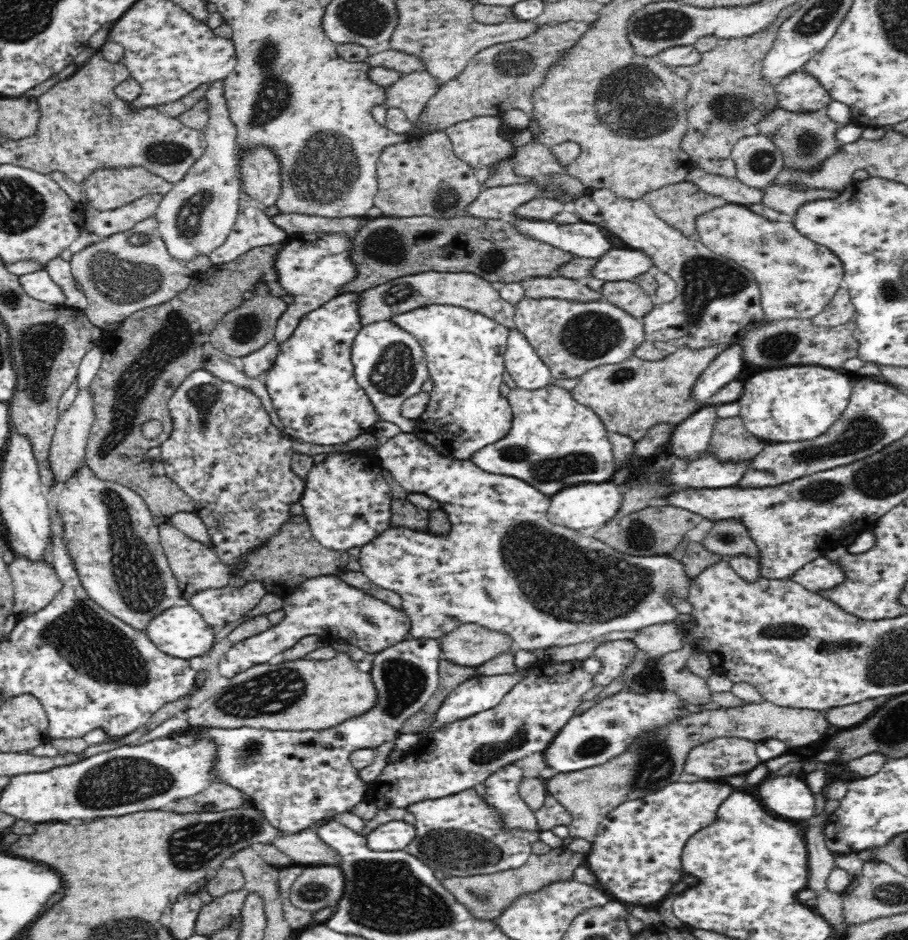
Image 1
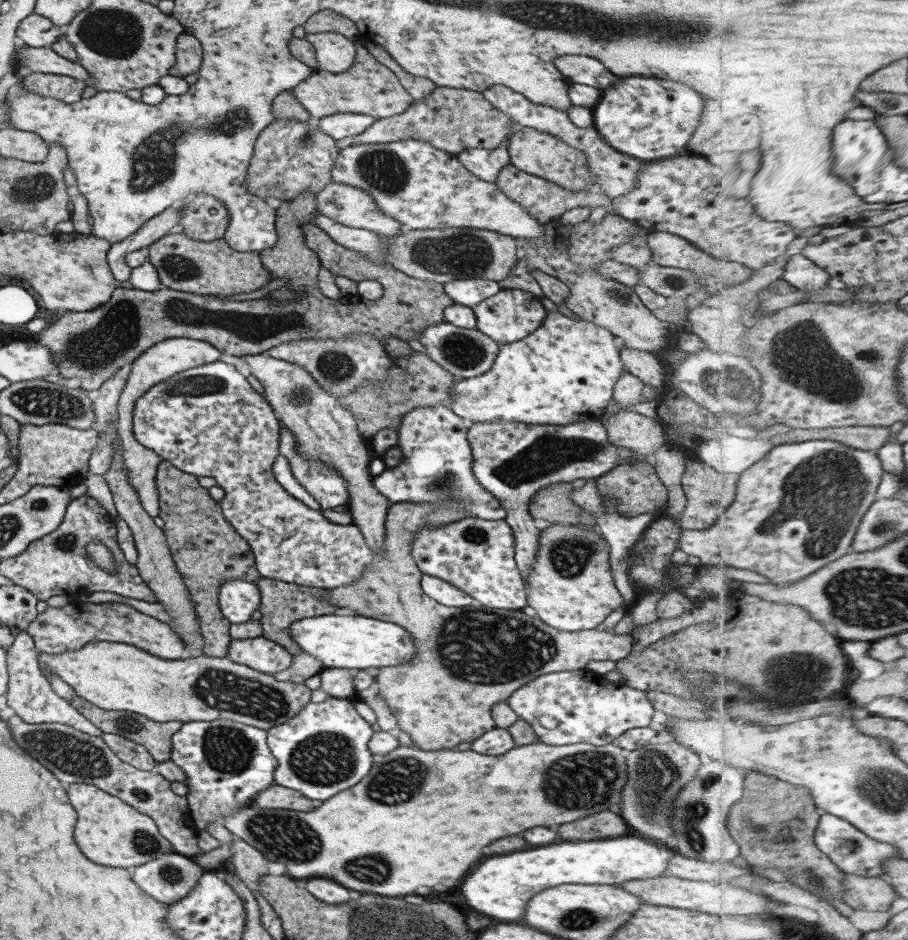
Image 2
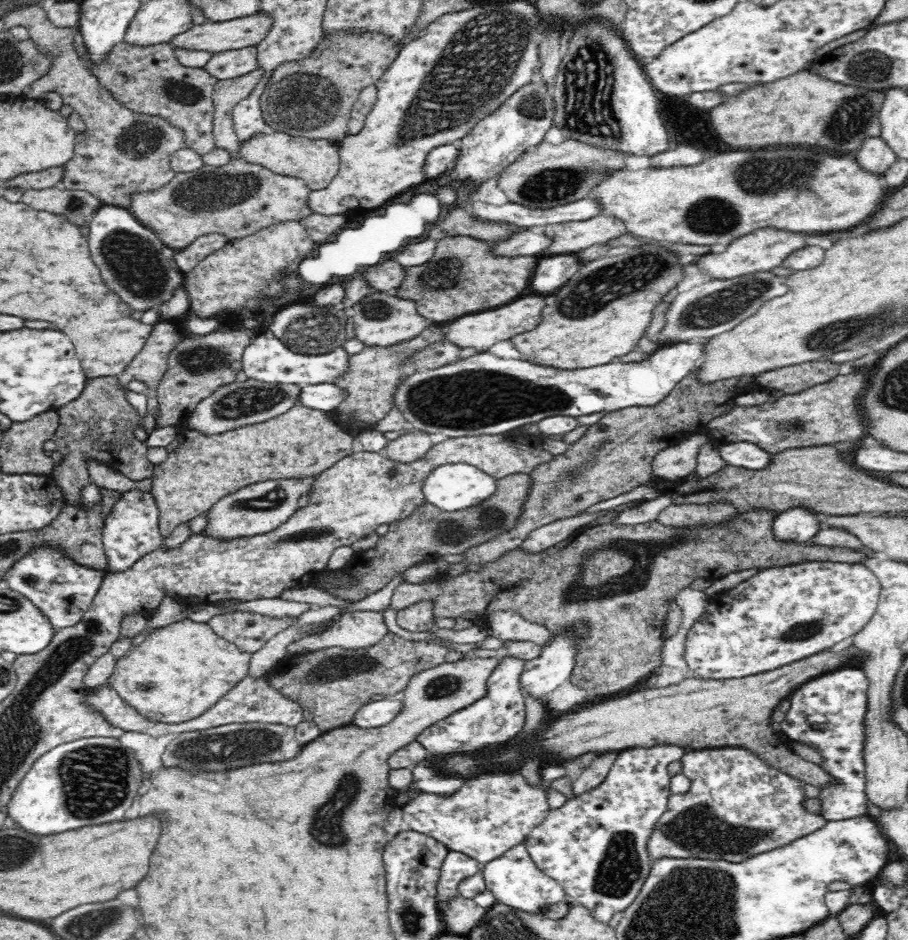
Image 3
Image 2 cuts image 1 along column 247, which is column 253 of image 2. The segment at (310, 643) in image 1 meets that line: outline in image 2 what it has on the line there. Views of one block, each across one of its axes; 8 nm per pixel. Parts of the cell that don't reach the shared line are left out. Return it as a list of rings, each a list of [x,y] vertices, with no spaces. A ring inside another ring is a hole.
[[[89,641],[81,648],[57,654],[37,652],[37,666],[42,675],[45,672],[59,676],[71,686],[76,696],[106,711],[124,710],[141,714],[155,722],[213,721],[229,719],[247,726],[267,730],[276,724],[283,724],[295,717],[297,711],[309,702],[311,691],[303,684],[279,682],[273,675],[257,672],[249,666],[231,662],[227,657],[213,658],[199,654],[188,659],[165,660],[151,653],[121,642]]]

